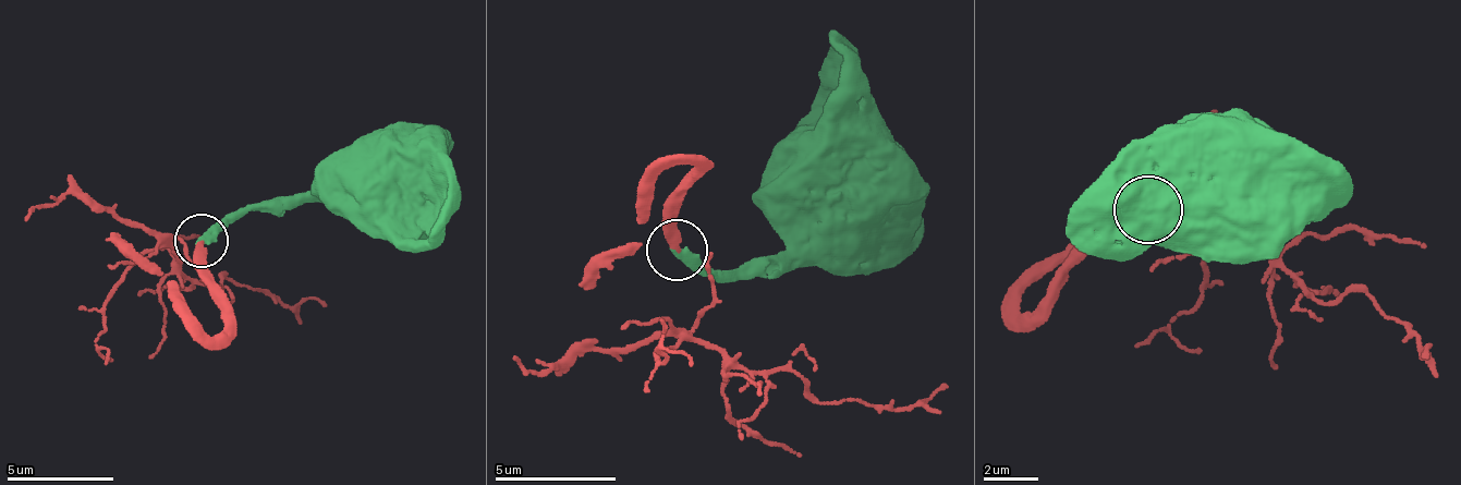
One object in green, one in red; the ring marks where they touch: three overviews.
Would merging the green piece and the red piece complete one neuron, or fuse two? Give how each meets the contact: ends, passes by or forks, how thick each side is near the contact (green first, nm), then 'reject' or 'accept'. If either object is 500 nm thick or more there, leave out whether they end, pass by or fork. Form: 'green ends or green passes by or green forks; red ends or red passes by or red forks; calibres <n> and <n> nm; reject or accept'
green ends; red ends; calibres 340 and 320 nm; accept

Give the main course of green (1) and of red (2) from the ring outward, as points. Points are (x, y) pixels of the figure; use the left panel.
1: (201, 242), (216, 240), (229, 214), (295, 198), (376, 143), (393, 137), (400, 154)
2: (201, 242), (203, 278), (177, 237), (173, 252), (187, 278), (222, 290), (226, 277), (280, 300), (328, 305)

